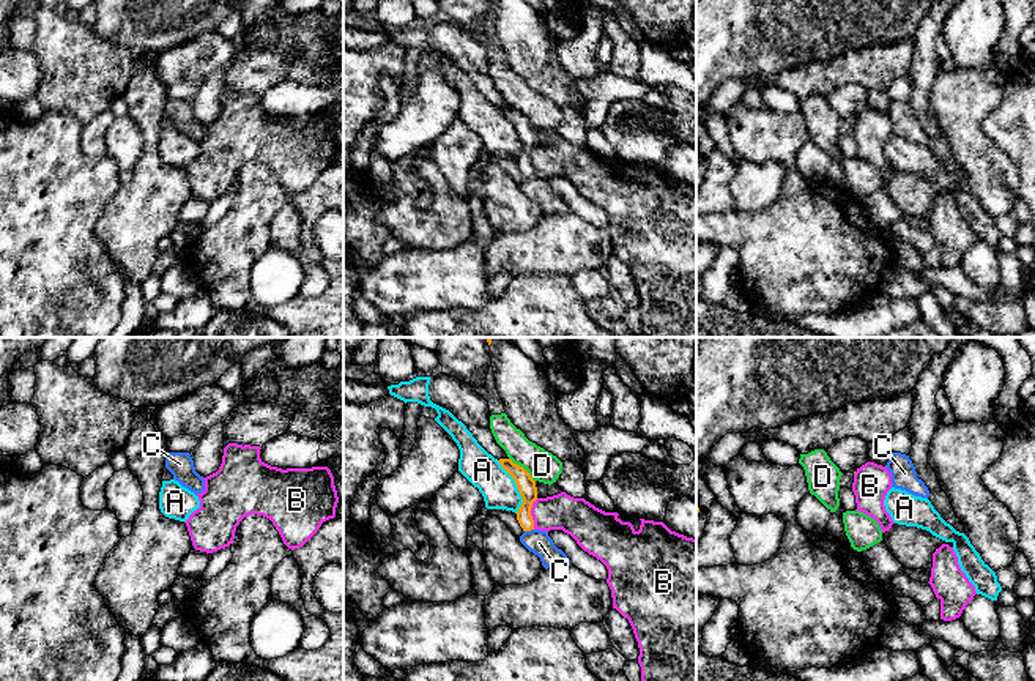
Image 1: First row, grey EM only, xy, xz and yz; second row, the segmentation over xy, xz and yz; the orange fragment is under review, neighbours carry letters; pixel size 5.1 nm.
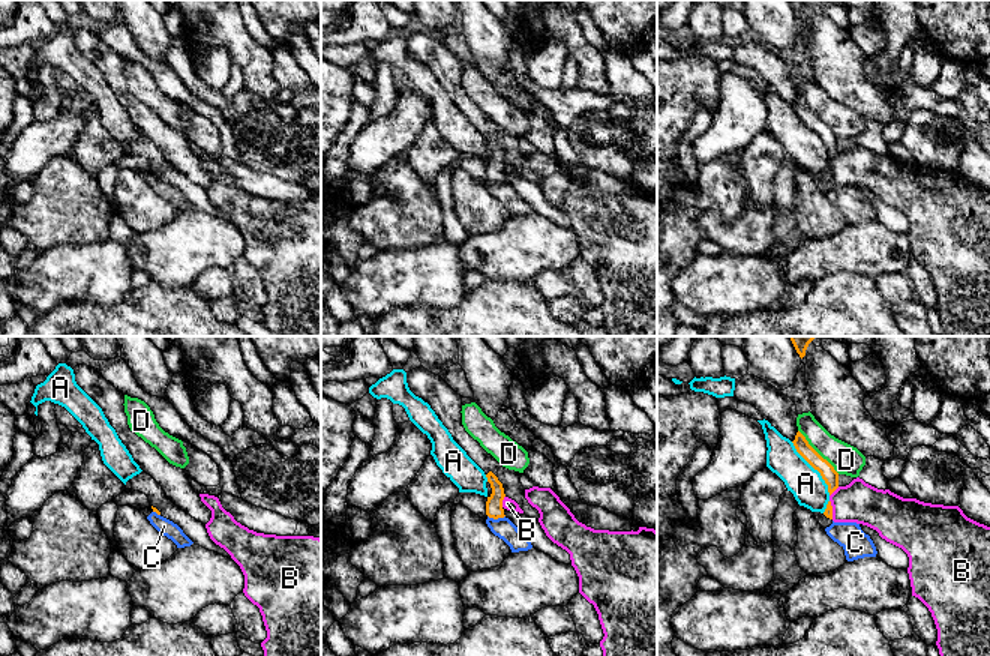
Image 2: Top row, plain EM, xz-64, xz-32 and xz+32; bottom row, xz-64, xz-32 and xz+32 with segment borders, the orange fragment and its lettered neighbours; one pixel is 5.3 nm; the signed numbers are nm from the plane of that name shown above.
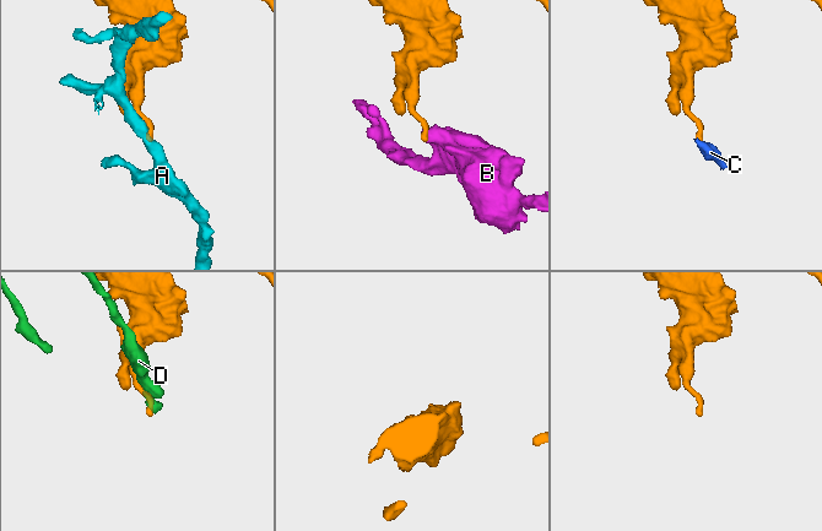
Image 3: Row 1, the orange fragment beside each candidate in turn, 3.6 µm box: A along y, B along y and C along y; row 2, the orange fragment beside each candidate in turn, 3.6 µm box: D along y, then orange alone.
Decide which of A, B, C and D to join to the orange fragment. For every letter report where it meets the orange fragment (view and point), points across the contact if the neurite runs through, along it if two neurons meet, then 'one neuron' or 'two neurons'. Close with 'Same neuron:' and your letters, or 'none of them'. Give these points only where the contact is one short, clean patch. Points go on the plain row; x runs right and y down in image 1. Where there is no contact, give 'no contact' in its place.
A: meets orange in xz at (517, 133); border along xz (497, 107), (512, 125), (522, 145), (517, 160); two neurons
B: meets orange in xz at (530, 161); two neurons
C: meets orange in xz at (528, 177); border along xz (533, 175), (525, 178); two neurons
D: meets orange in xz at (523, 115); border along xz (509, 104), (534, 128); two neurons
Same neuron: none of them

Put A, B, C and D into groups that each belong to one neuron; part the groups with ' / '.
A / B / C / D

